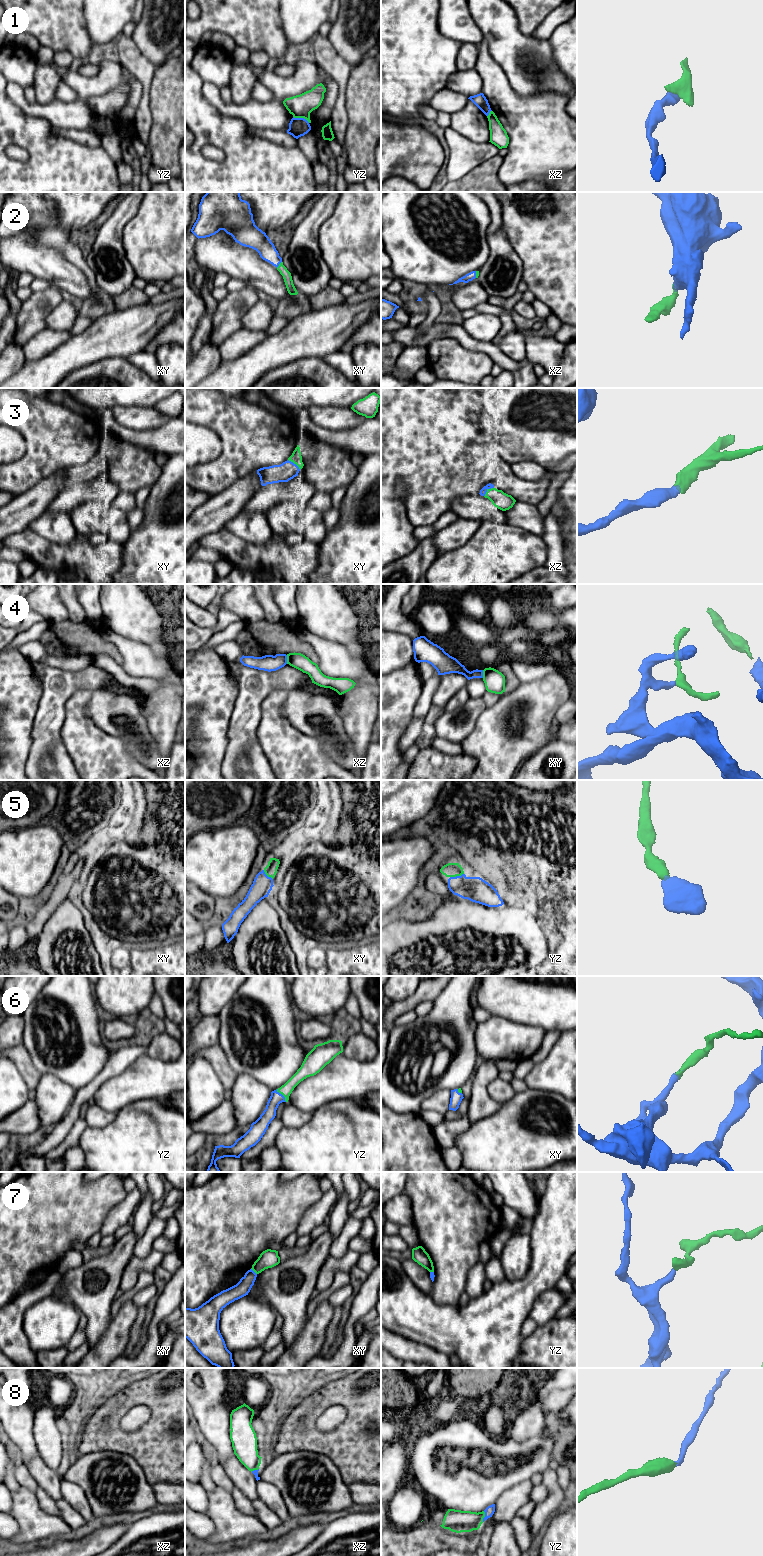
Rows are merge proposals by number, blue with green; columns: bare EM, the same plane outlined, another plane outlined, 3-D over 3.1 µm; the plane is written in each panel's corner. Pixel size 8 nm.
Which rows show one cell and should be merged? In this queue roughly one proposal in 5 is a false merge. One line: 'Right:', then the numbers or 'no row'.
Right: 2, 3, 5, 6, 8

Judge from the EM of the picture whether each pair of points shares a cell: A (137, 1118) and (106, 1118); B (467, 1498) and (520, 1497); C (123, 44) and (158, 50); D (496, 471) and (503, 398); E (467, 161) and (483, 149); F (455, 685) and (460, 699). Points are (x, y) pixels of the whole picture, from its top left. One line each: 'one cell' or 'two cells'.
A: two cells
B: two cells
C: two cells
D: two cells
E: one cell
F: two cells

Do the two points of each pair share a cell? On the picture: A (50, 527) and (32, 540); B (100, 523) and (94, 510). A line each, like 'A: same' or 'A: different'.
A: different
B: same

